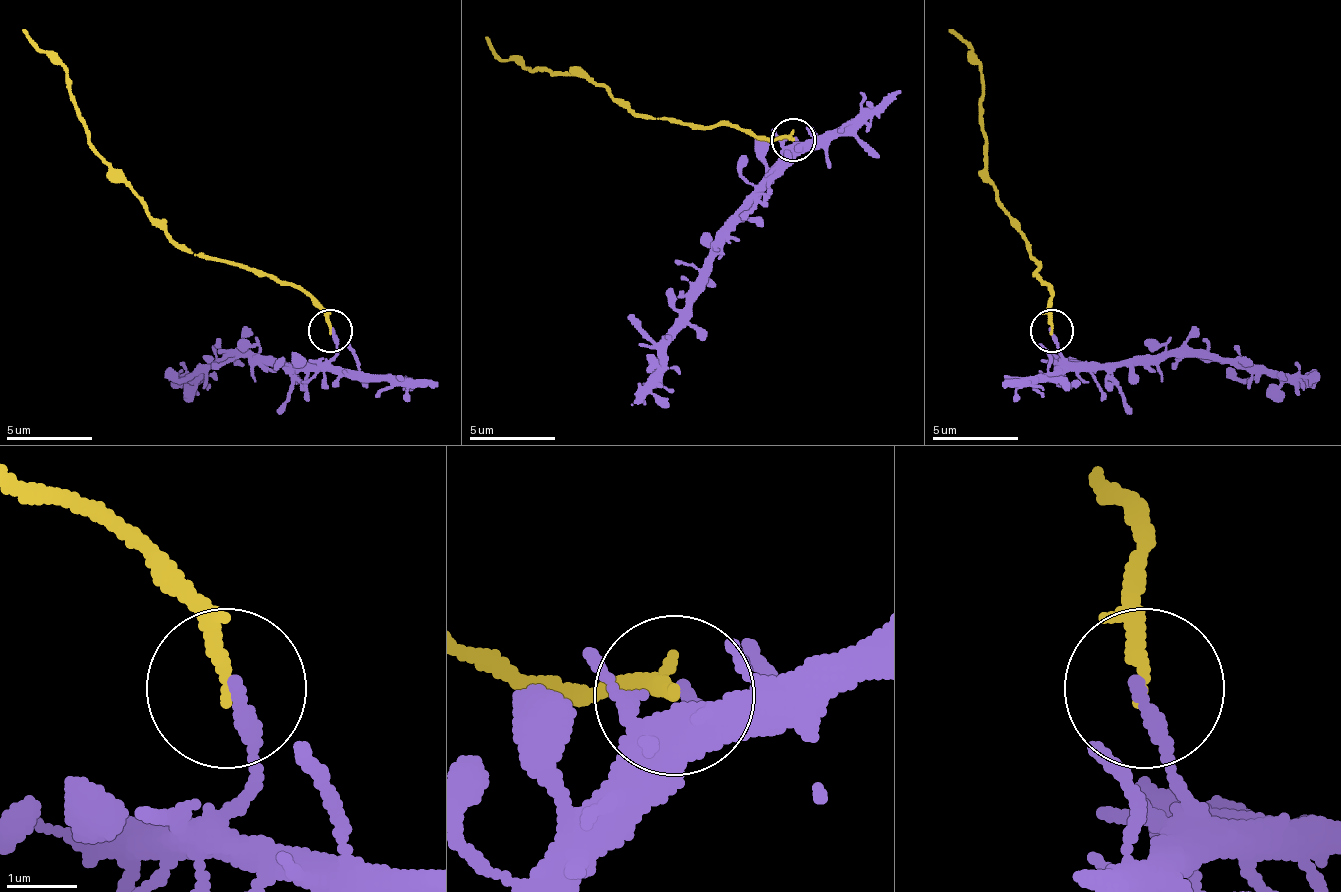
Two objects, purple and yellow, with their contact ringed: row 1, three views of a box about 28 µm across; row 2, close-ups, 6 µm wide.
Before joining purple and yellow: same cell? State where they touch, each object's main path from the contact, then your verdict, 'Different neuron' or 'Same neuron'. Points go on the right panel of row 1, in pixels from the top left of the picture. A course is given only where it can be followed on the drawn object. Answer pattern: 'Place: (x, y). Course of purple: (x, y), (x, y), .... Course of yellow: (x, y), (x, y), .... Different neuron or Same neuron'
Place: (1052, 330). Course of purple: (1053, 329), (1057, 351), (1070, 363), (1152, 363), (1173, 355), (1234, 359), (1259, 372), (1311, 376), (1320, 381). Course of yellow: (1053, 329), (1049, 286), (1036, 273), (1040, 265), (997, 196), (984, 148), (984, 75), (971, 49), (950, 28). Different neuron

